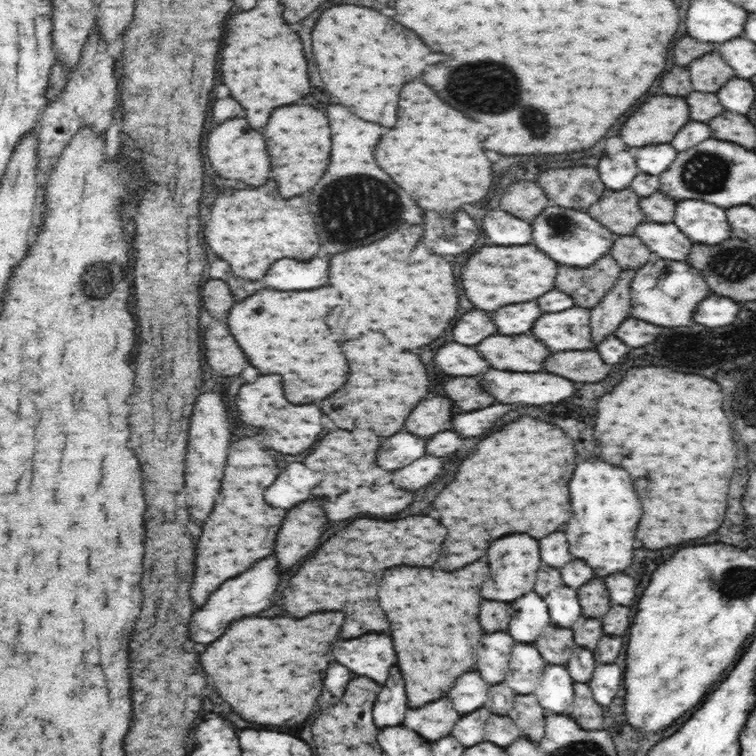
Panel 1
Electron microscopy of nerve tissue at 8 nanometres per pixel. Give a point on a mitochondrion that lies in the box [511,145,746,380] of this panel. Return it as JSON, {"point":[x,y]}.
{"point":[704,172]}

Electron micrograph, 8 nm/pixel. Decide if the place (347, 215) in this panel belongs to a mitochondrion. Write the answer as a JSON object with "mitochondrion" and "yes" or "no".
{"mitochondrion":"yes"}

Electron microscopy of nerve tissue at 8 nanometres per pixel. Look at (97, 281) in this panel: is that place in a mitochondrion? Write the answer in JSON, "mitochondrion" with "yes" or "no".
{"mitochondrion":"yes"}

